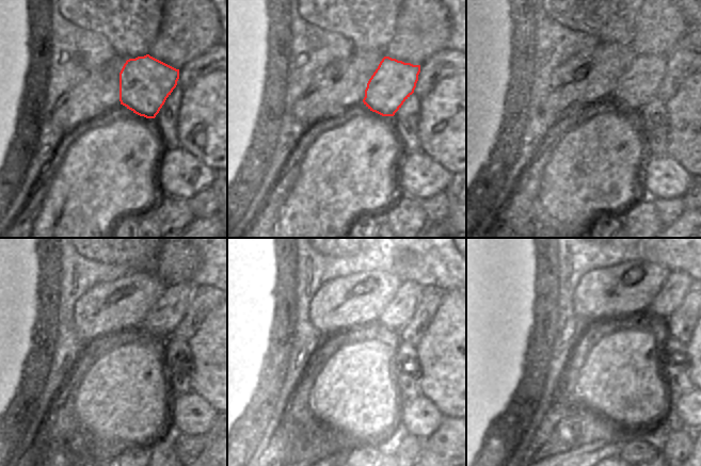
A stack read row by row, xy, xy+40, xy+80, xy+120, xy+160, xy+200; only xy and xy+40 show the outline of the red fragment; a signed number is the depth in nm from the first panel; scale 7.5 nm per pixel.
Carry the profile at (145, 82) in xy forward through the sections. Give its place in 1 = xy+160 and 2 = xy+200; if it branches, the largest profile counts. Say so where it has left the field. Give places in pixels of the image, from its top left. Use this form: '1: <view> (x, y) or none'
1: xy+160 (399, 314)
2: xy+200 (673, 290)

